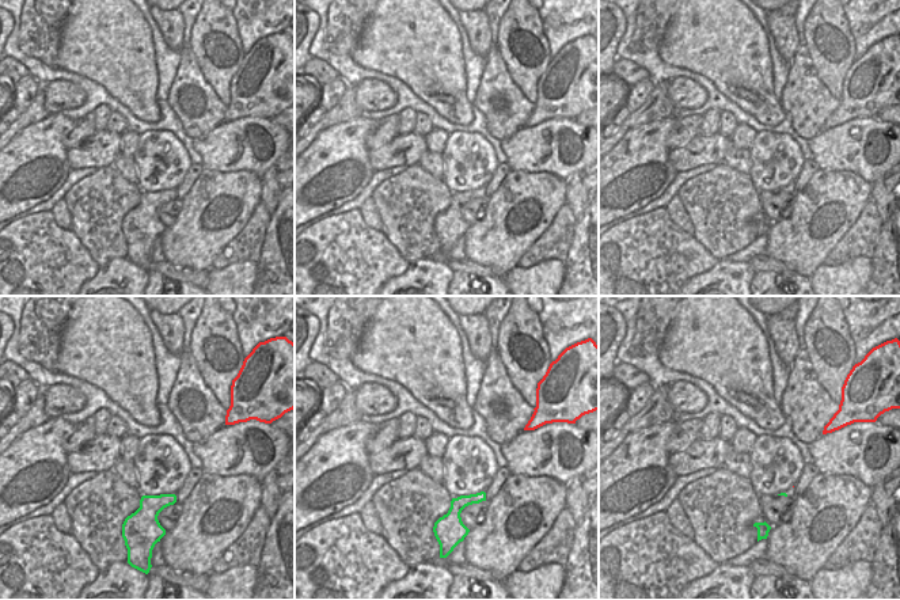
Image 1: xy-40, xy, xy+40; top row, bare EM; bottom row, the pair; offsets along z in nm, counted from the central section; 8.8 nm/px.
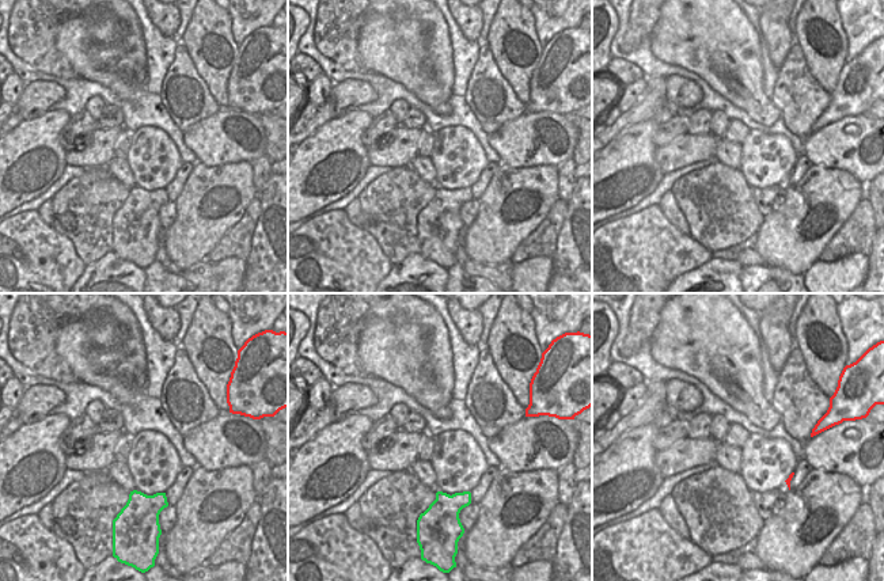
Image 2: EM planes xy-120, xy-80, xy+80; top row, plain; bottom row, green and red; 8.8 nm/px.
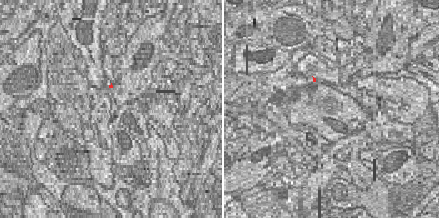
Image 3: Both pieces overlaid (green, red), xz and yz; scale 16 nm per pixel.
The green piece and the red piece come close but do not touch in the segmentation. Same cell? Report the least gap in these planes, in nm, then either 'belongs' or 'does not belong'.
90 nm | belongs

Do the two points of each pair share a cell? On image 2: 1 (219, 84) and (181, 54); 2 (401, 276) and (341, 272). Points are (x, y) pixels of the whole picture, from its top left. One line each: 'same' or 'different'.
1: different
2: different

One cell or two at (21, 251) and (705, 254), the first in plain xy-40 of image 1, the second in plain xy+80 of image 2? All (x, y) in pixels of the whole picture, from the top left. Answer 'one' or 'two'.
one

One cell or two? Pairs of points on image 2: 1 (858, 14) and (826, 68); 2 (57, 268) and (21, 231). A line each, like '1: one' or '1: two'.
1: two
2: one

